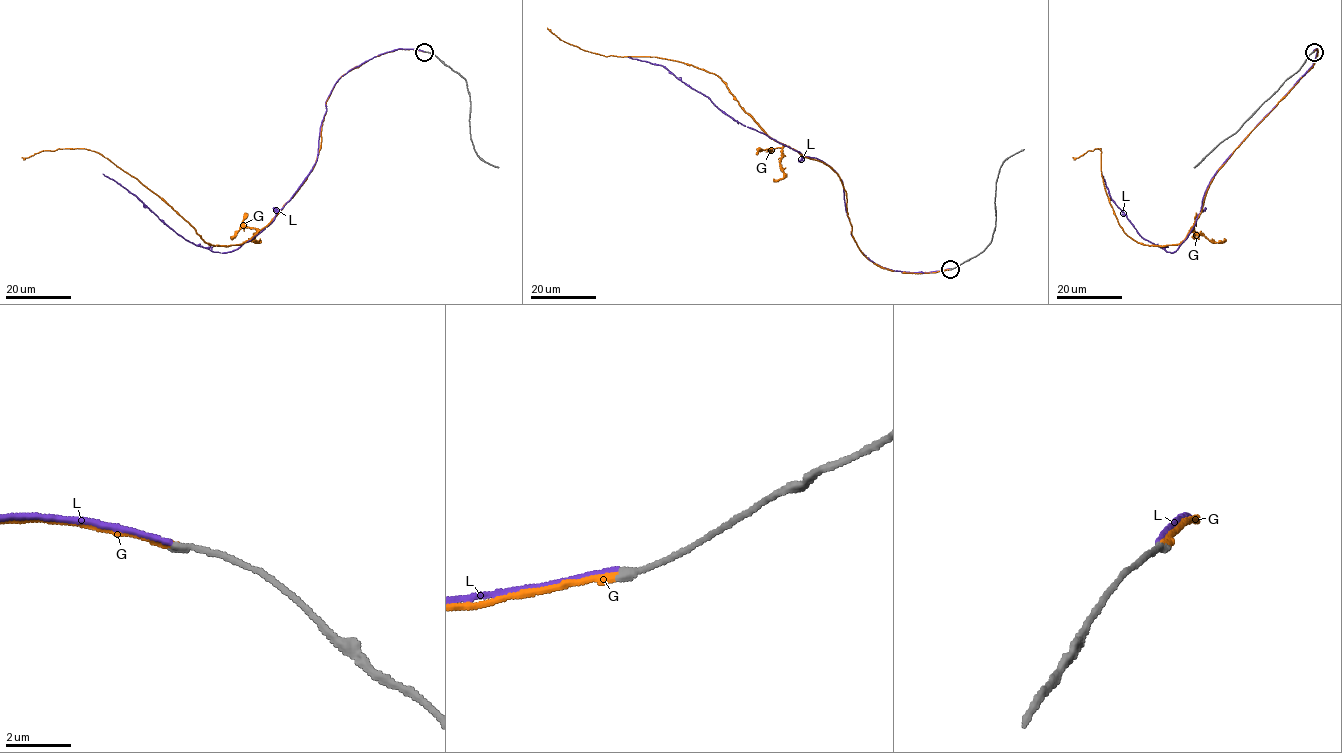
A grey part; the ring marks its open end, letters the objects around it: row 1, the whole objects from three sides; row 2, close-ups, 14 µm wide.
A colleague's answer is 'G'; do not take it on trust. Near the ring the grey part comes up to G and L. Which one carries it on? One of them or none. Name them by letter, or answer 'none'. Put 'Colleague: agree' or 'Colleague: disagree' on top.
Colleague: agree
G

